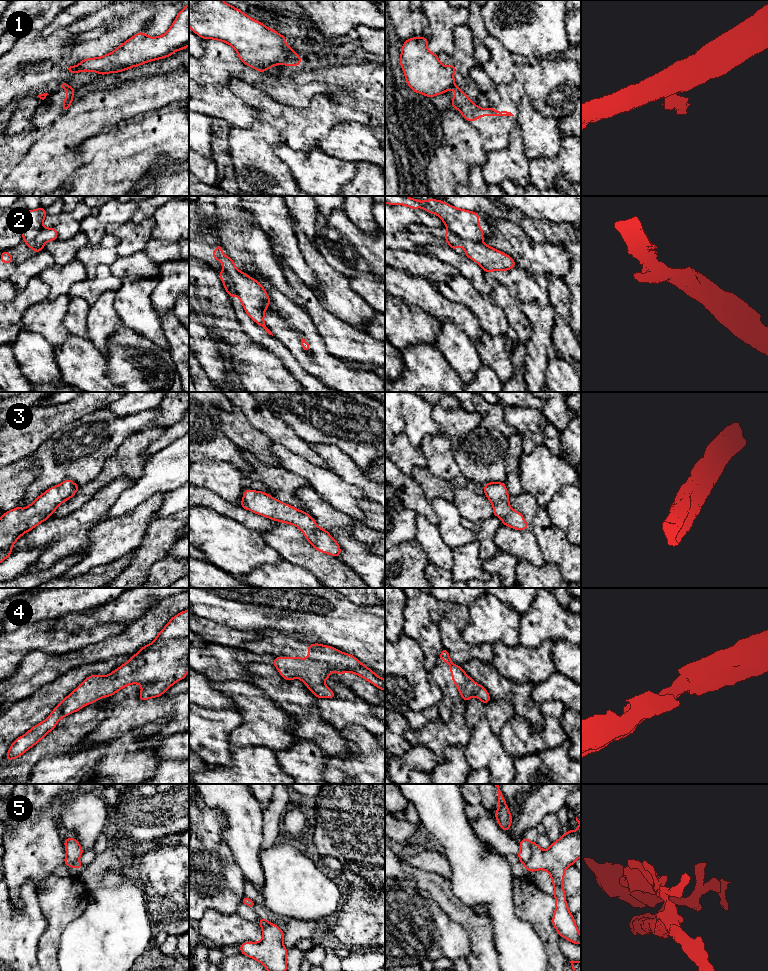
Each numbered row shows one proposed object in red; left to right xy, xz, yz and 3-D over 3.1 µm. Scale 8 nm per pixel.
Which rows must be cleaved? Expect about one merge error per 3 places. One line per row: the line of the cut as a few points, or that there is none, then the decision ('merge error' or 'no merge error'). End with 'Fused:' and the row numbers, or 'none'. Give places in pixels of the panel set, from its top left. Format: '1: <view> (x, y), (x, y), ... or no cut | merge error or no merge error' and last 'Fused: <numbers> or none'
1: yz (455, 85), (452, 88) | merge error
2: yz (448, 229), (464, 239), (482, 242) | merge error
3: no cut | no merge error
4: no cut | no merge error
5: yz (531, 842), (531, 856), (524, 864) | merge error
Fused: 1, 2, 5

